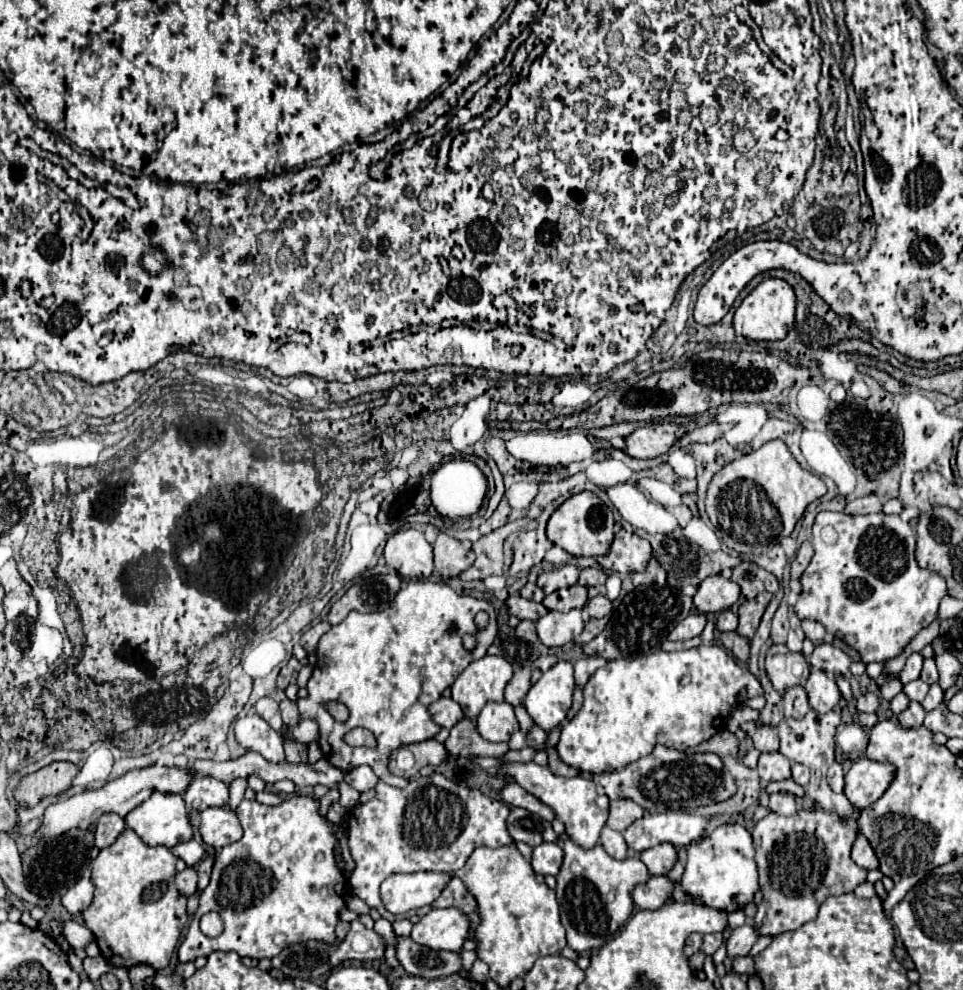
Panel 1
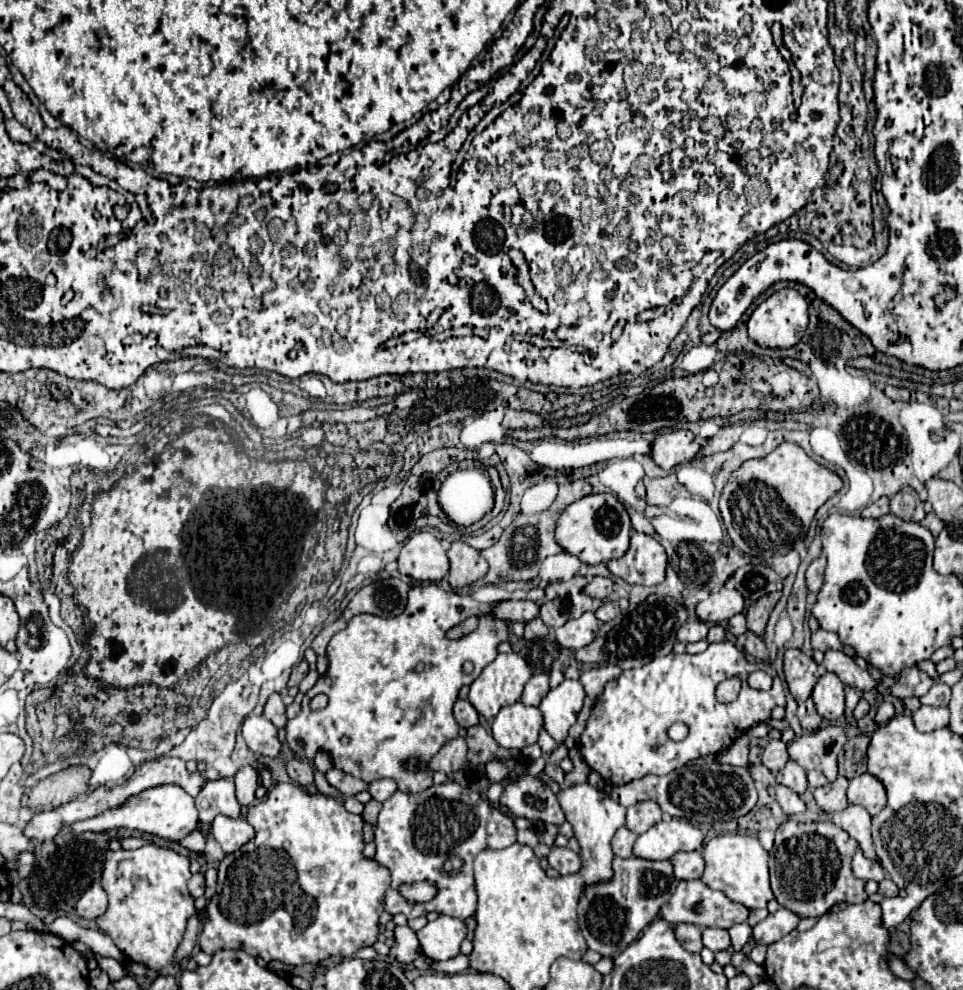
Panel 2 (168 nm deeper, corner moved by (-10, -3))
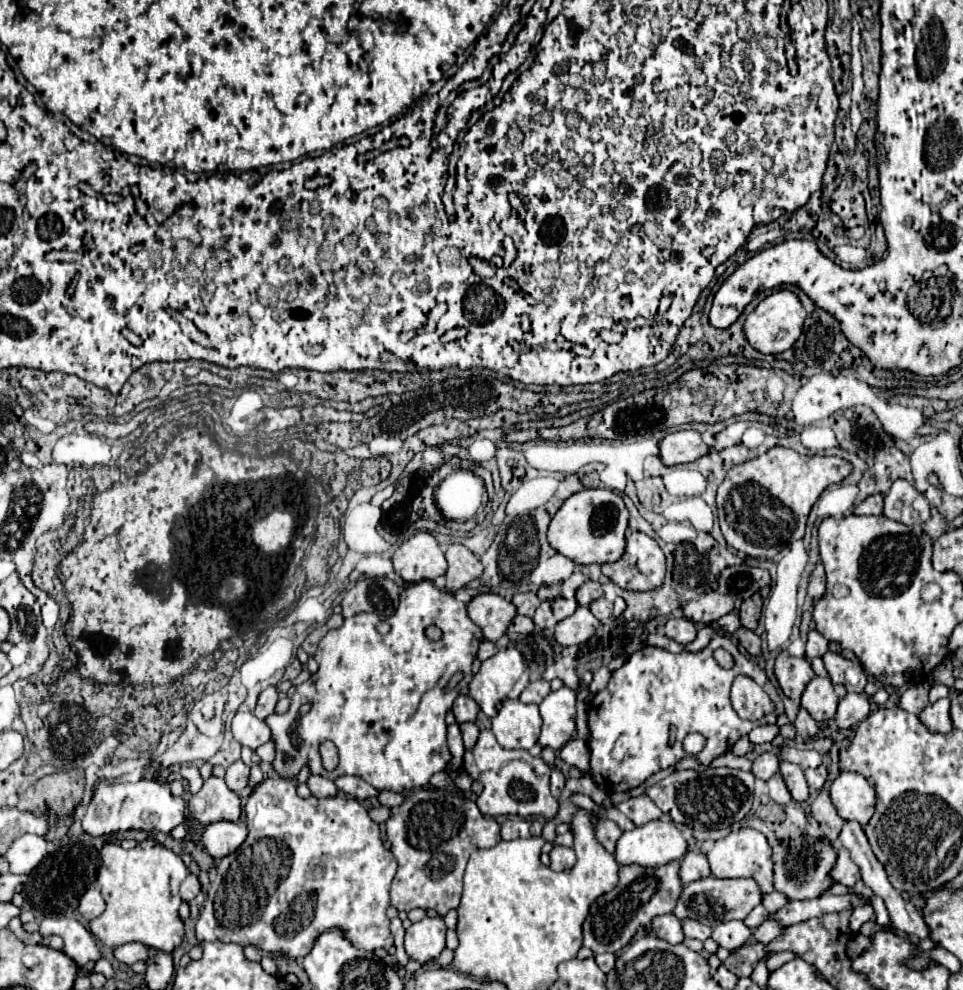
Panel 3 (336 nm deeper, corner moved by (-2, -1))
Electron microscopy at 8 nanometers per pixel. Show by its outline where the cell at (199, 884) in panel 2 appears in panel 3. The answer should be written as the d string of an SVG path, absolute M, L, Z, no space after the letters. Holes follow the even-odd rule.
M188 874L188 878L182 882L182 886L180 886L180 898L184 900L184 902L190 902L196 894L200 892L200 882L198 882L198 876L194 876L194 874Z

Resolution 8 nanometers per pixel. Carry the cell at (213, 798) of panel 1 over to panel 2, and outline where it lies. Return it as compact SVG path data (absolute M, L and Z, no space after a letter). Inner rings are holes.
M224 778L204 784L196 796L196 808L200 812L200 822L204 824L210 824L218 814L224 814L228 818L242 816L242 806L234 796L234 782Z

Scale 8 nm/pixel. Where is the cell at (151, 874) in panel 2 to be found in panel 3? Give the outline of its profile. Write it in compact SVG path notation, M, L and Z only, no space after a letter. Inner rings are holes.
M104 844L100 859L98 884L106 910L90 920L90 932L110 948L126 942L140 942L148 948L172 954L184 938L184 922L178 914L182 904L178 886L188 876L188 868L182 858L160 844L130 850L118 844Z

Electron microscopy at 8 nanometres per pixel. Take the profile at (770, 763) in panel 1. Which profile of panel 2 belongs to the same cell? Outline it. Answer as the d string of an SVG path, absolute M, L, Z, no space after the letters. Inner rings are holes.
M788 762L778 774L776 774L776 782L788 786L790 790L794 790L796 794L804 794L806 788L808 788L808 782L806 782L806 770L802 766L798 766L796 762Z

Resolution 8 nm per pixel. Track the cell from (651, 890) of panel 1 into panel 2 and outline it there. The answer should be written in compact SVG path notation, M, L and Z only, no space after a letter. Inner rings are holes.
M682 880L674 892L674 896L668 900L668 904L664 904L662 908L662 918L678 924L678 922L686 922L686 924L696 924L700 928L712 926L712 928L730 928L734 924L746 922L748 918L748 908L744 904L738 904L734 900L730 900L724 892L720 890L712 890L708 888L702 880Z

